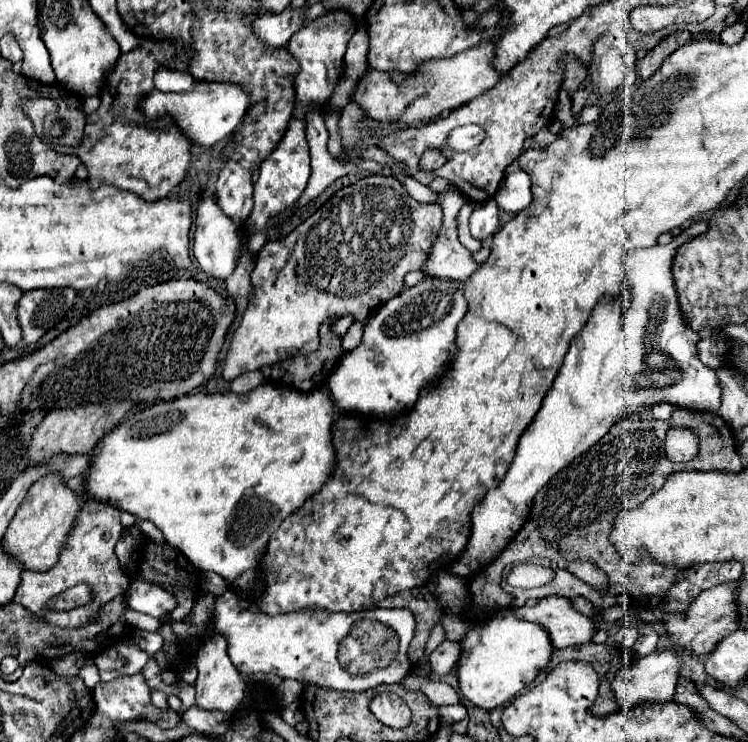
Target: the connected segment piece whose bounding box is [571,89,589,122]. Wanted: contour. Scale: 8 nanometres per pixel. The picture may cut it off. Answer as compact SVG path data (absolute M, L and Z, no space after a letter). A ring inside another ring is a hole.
M587 89L578 90L572 97L572 113L577 122L577 118L579 117L581 108L585 105L586 100L589 97L589 91Z

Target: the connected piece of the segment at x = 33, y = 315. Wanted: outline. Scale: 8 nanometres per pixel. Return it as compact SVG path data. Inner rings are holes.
M33 289L25 291L17 303L17 321L21 325L23 341L35 343L43 333L59 323L73 307L75 289Z

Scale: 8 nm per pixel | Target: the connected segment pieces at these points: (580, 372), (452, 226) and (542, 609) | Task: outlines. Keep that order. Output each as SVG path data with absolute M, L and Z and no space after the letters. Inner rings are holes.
M697 221L673 237L669 245L653 245L629 253L627 277L633 281L631 307L621 313L619 301L601 301L593 309L585 329L571 341L571 349L551 391L519 439L505 479L473 511L469 545L453 563L451 573L469 577L479 567L491 563L527 521L529 505L537 489L547 485L553 473L595 445L625 415L651 407L657 401L689 411L719 411L723 393L719 377L697 357L697 341L701 337L687 325L681 313L671 273L677 249L705 231L707 223ZM655 393L661 393L661 397Z
M449 187L447 193L437 193L443 207L443 225L437 241L429 251L429 259L423 265L423 273L439 279L467 279L479 265L473 261L471 251L467 251L457 239L457 213L465 205L465 197Z
M561 595L543 597L535 607L519 607L513 609L513 613L525 621L541 625L555 649L589 643L595 631L591 619L577 613L571 605L571 599Z

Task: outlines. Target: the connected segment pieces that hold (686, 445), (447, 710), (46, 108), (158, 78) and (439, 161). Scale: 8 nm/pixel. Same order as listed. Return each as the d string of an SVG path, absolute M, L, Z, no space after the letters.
M671 427L665 439L665 455L669 461L685 463L699 453L699 437L683 427Z
M447 705L447 707L439 707L439 719L441 725L453 725L461 719L467 717L467 707L465 705Z
M33 99L33 101L25 101L23 111L27 117L31 117L31 123L35 127L35 134L43 138L43 119L47 113L55 113L57 111L57 103L53 99Z
M159 67L155 71L155 77L153 77L153 83L157 89L161 91L187 91L187 89L193 89L193 85L197 85L199 81L189 77L189 73L181 73L181 71L175 71L171 67Z
M427 149L419 159L421 171L435 171L447 163L447 157L439 149Z

